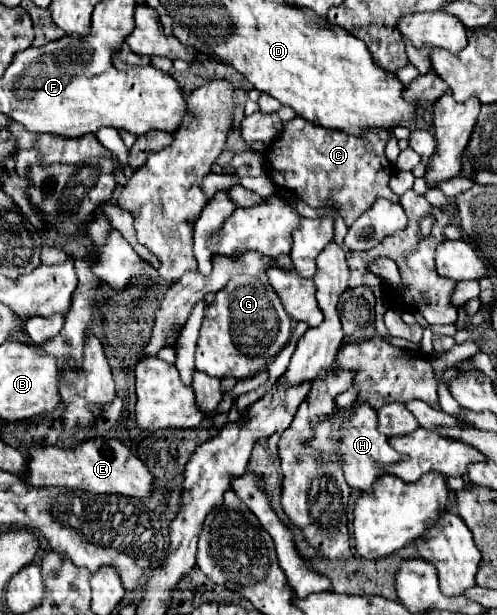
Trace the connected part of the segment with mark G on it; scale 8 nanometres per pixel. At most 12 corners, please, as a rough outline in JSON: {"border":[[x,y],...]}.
{"border":[[236,275],[204,313],[196,369],[246,379],[286,347],[268,281]]}

